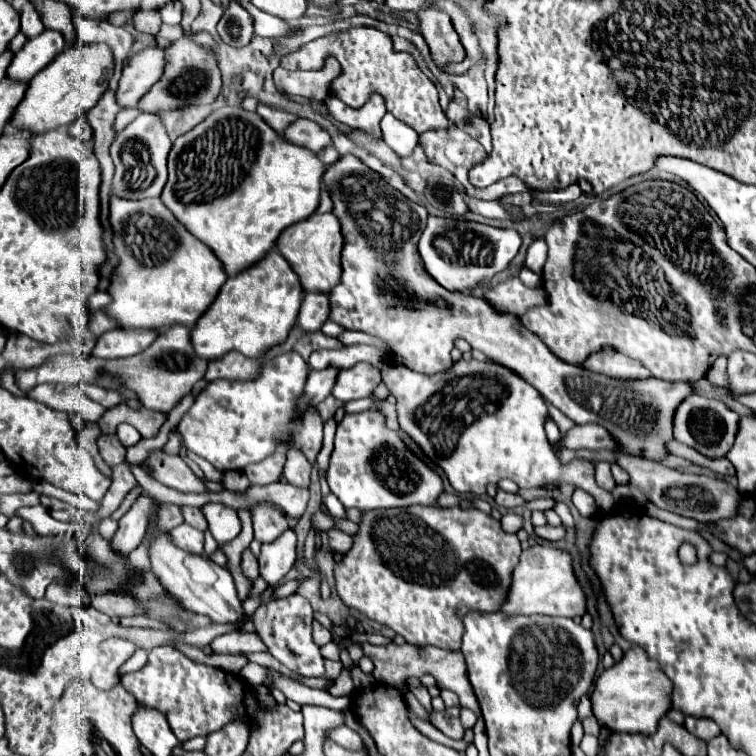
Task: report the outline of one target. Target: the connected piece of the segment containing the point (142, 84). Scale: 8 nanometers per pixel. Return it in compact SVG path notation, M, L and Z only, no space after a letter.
M147 47L135 57L131 57L123 69L119 87L115 91L119 107L121 109L135 107L137 101L161 77L161 73L163 73L163 49Z

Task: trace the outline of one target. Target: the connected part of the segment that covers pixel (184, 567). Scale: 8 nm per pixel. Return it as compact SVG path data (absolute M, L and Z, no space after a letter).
M159 503L149 515L147 523L147 535L149 535L149 559L151 559L151 569L157 575L159 583L163 583L163 589L179 599L185 609L197 611L203 615L209 615L215 623L229 623L229 621L239 621L243 617L241 601L235 591L235 581L231 579L231 573L225 567L219 567L207 555L193 555L183 549L179 549L171 535L167 531L159 529Z

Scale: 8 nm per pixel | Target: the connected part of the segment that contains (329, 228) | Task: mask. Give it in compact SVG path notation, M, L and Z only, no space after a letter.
M315 213L311 219L303 223L295 223L295 227L287 227L283 235L279 235L279 243L275 245L277 251L289 261L291 269L301 281L305 293L319 291L329 293L341 279L341 247L343 237L339 229L339 221L333 213Z

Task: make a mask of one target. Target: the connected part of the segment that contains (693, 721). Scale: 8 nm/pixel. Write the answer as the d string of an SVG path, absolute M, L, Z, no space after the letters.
M685 717L685 729L691 735L695 735L695 737L699 737L703 741L709 741L715 735L721 733L719 727L715 725L715 721L711 721L711 719L697 719L697 717Z

